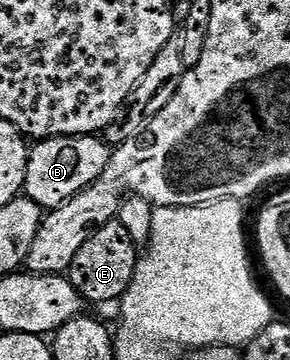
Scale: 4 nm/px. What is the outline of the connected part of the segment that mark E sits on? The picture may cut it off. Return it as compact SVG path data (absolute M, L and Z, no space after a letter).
M118 220L107 222L86 244L82 244L78 256L68 269L67 278L74 284L74 288L84 298L85 303L112 302L119 303L123 298L126 288L130 288L130 280L136 271L138 261L138 243L122 228Z

